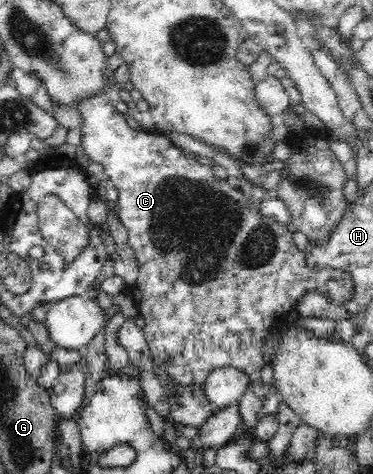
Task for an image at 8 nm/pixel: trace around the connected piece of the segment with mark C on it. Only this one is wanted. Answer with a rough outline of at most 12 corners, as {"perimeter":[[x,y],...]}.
{"perimeter":[[101,93],[82,146],[118,191],[154,364],[265,380],[270,330],[349,271]]}

